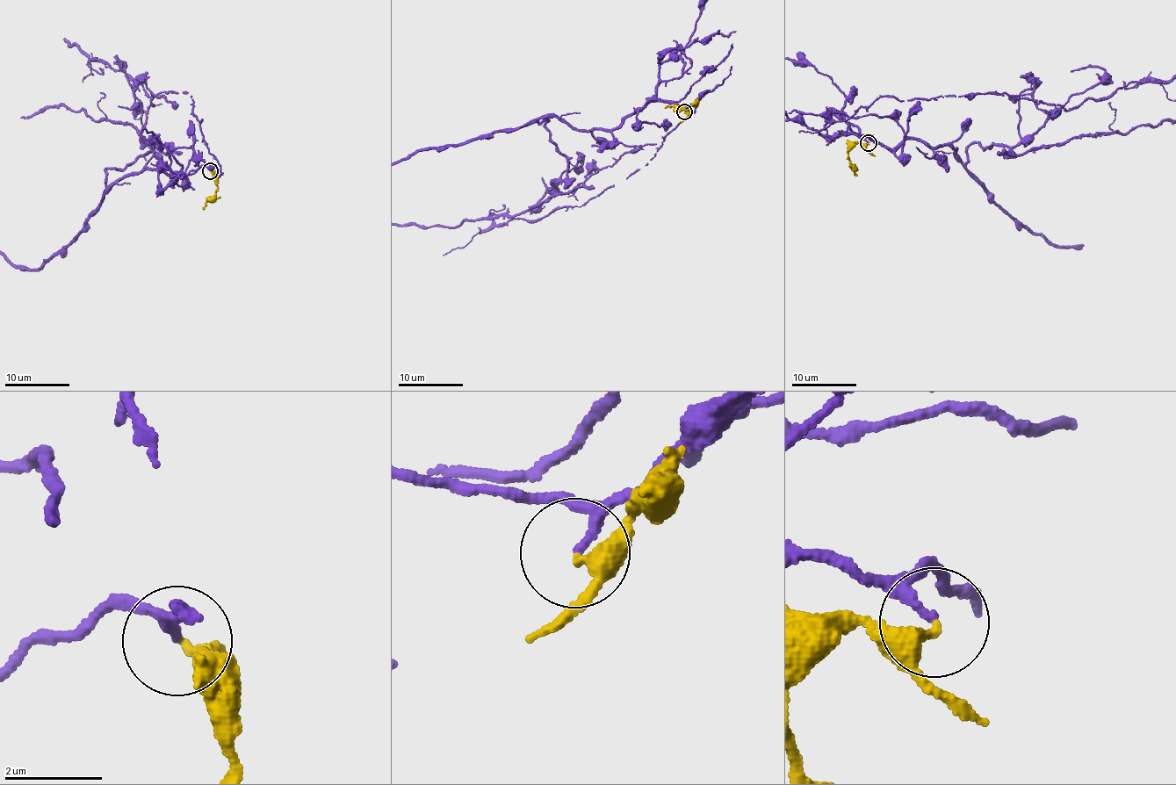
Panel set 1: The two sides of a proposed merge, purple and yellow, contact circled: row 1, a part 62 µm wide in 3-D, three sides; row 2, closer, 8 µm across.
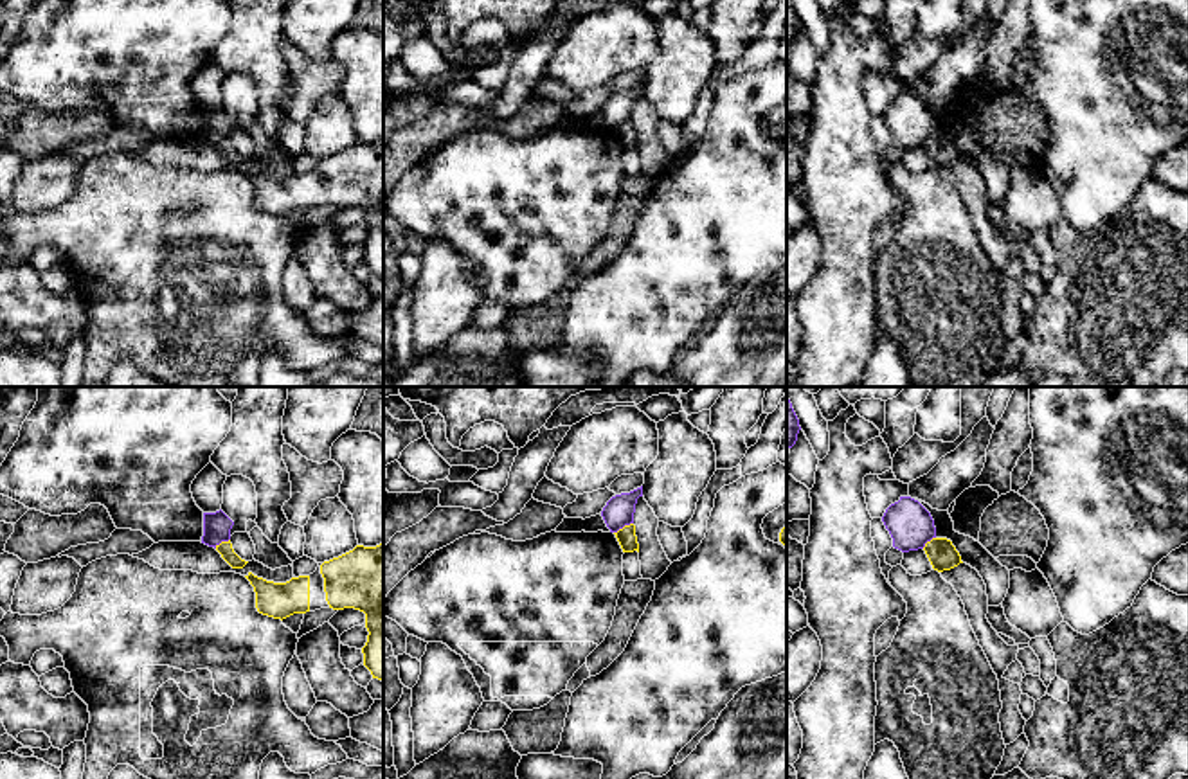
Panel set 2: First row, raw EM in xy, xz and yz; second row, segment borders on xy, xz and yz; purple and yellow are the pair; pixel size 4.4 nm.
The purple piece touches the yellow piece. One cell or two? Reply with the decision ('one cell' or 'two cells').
two cells

